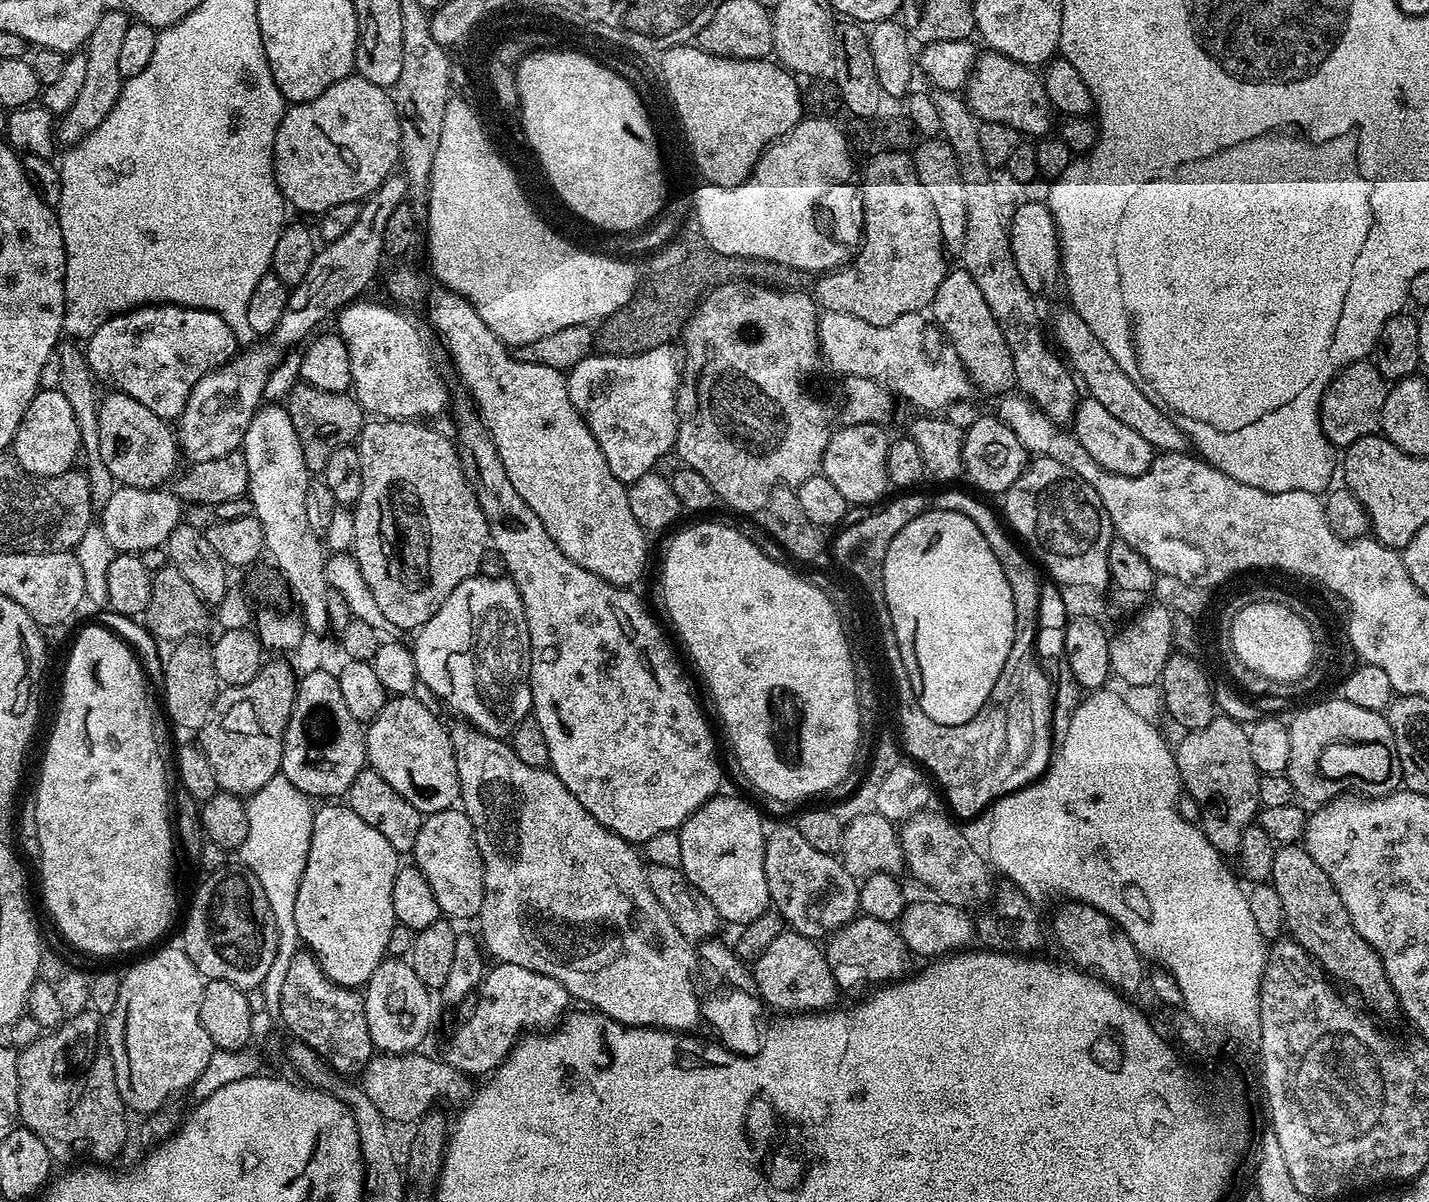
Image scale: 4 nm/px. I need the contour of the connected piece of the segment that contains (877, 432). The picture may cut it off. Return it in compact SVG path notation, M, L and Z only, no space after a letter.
M845 423L843 427L837 432L835 429L828 437L822 474L834 482L834 487L842 493L842 498L848 500L849 505L872 504L880 499L883 501L883 496L890 492L886 468L890 436L883 432L884 428L879 424Z

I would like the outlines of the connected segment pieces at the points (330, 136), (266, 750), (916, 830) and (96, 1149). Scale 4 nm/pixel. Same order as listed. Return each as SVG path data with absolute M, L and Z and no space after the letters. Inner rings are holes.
M350 74L322 90L318 98L292 104L276 131L276 184L285 201L300 212L322 214L334 206L363 202L376 192L401 163L400 114L389 89L359 74Z
M269 659L250 682L225 687L217 695L208 721L199 729L198 746L210 762L210 770L214 770L219 791L247 798L280 772L284 735L298 689L298 672L284 660Z
M925 809L903 821L900 845L907 871L912 871L940 902L967 910L983 909L994 895L994 883L985 857L976 853L975 846L951 824L953 821L947 815L936 816L933 810Z
M95 1011L82 1012L78 1016L69 1016L59 1028L41 1035L30 1046L19 1049L16 1057L18 1066L18 1120L23 1127L30 1129L46 1146L53 1161L64 1163L80 1162L83 1156L89 1156L92 1162L108 1162L124 1148L128 1140L128 1120L124 1100L116 1085L116 1075L112 1065L112 1056L107 1047L96 1035L102 1032L102 1020ZM87 1092L100 1092L100 1100L87 1096Z

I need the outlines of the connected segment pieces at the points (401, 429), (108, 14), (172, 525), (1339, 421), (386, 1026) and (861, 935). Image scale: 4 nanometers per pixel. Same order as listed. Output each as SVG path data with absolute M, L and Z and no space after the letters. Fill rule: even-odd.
M372 418L365 423L363 430L360 431L358 441L362 478L360 479L360 498L354 505L354 525L357 533L351 551L362 570L362 578L366 578L366 582L374 594L374 602L378 602L382 614L386 614L389 625L393 629L412 628L411 630L418 630L426 622L430 622L430 618L434 618L434 614L438 614L438 610L442 610L442 602L446 602L446 598L450 598L450 594L454 594L454 590L458 590L458 586L462 586L462 582L466 582L481 571L480 563L483 562L484 555L490 552L488 518L482 510L479 498L476 497L476 489L470 483L469 473L460 464L460 454L455 443L449 437L447 440L442 433L435 432L434 429L427 428L424 424L427 423Z
M105 11L104 17L98 22L94 34L88 39L86 45L86 82L82 85L82 91L78 98L74 98L74 106L63 112L58 120L58 140L61 145L71 146L77 140L84 139L91 134L102 121L120 97L122 77L118 70L118 54L122 47L122 37L126 34L130 23L127 11Z
M117 487L117 492L104 504L104 513L99 513L98 527L110 538L117 553L139 554L167 545L170 534L181 523L180 508L182 501L168 490L150 488ZM168 491L168 492L164 492Z
M1355 360L1336 373L1320 403L1320 425L1328 441L1337 449L1346 450L1358 438L1377 435L1389 387L1389 381L1368 360Z
M387 957L374 970L364 990L367 1028L373 1045L384 1054L400 1055L419 1049L432 1026L430 990L404 958Z
M863 914L857 915L849 924L837 928L827 937L823 949L824 957L828 959L833 972L841 977L848 976L848 984L852 988L864 988L867 984L887 986L907 977L910 972L910 953L899 931L892 924Z

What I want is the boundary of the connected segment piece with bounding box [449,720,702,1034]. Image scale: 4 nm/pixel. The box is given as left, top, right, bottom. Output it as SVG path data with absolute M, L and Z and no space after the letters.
M467 721L458 722L449 727L449 736L454 747L455 761L458 763L459 803L479 833L476 841L484 859L484 901L478 917L483 951L489 957L492 955L493 961L526 966L526 970L534 970L538 974L554 978L567 990L569 997L576 999L577 996L578 999L585 1000L588 1003L585 1005L591 1006L595 1011L610 1017L611 1020L616 1020L619 1024L627 1024L630 1028L667 1028L669 1032L691 1033L695 1029L692 1027L696 1023L699 1025L702 1020L700 1013L702 996L698 988L696 992L696 984L692 981L696 964L698 965L698 952L693 941L687 940L682 930L678 930L678 926L670 922L670 914L662 910L662 902L654 898L654 890L650 890L646 864L641 853L618 834L607 832L588 813L586 806L582 806L582 802L578 802L578 798L574 798L574 794L566 790L566 786L556 777L555 772L548 768L526 766L526 762L518 758L511 743L498 736L487 736L477 728L473 728Z

